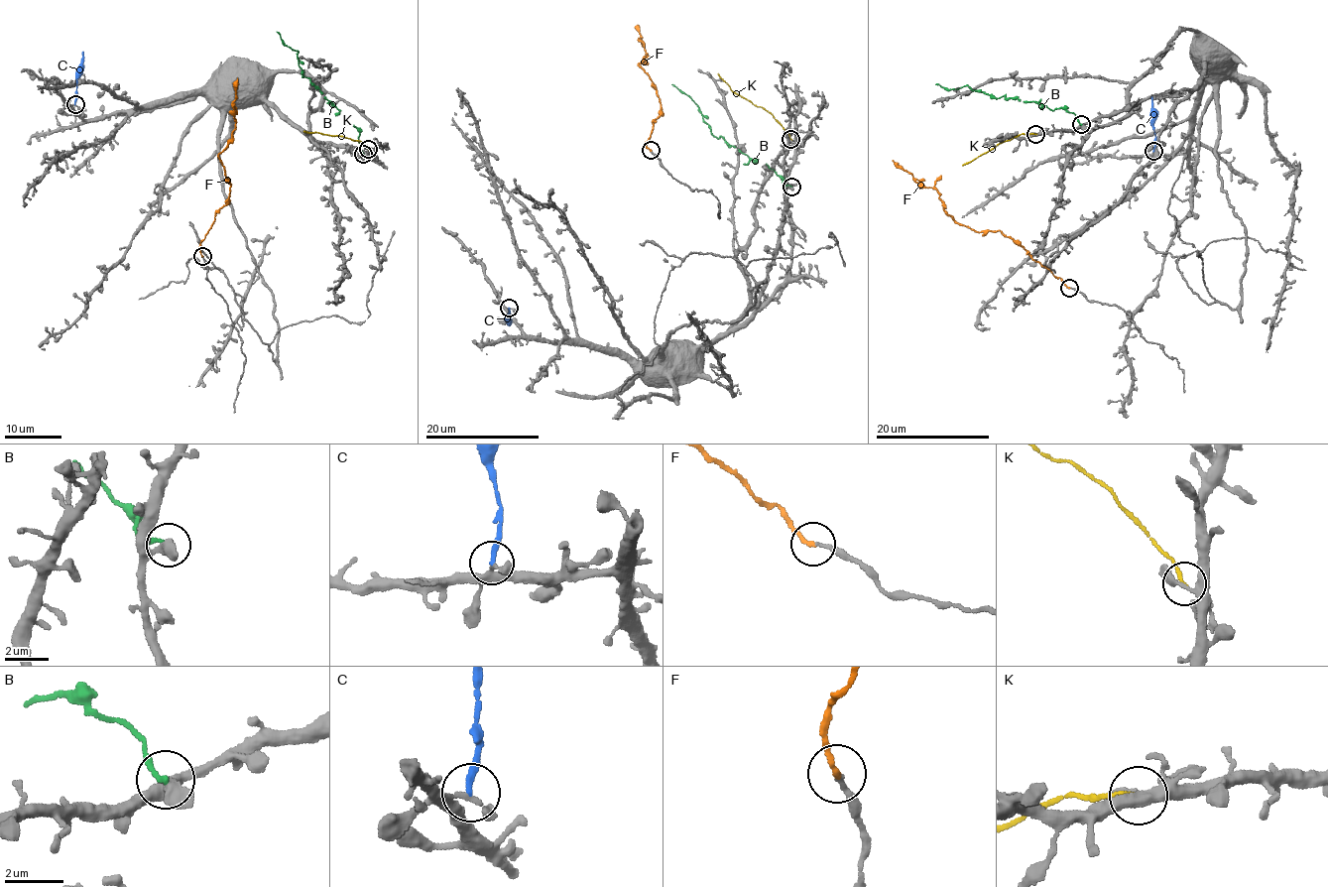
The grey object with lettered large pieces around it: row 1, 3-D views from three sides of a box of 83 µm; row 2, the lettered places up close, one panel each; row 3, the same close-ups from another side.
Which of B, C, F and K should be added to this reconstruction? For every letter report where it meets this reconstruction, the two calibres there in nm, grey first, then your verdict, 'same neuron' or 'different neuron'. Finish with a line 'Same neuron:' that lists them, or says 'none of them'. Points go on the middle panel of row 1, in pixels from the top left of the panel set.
B: contact (791, 187); calibres 550 and 170 nm; different neuron
C: contact (509, 308); calibres 180 and 220 nm; different neuron
F: contact (651, 150); calibres 160 and 200 nm; same neuron
K: contact (790, 139); calibres 240 and 140 nm; different neuron
Same neuron: F

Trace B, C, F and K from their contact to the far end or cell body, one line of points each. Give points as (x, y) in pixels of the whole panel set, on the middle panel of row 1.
B: (790, 187), (784, 185), (783, 177), (766, 164), (723, 138), (716, 138), (698, 107), (671, 84)
C: (510, 309), (505, 321), (508, 324)
F: (650, 150), (646, 141), (661, 109), (652, 79), (639, 64), (648, 57), (638, 25)
K: (791, 138), (768, 111), (736, 94), (718, 73)

